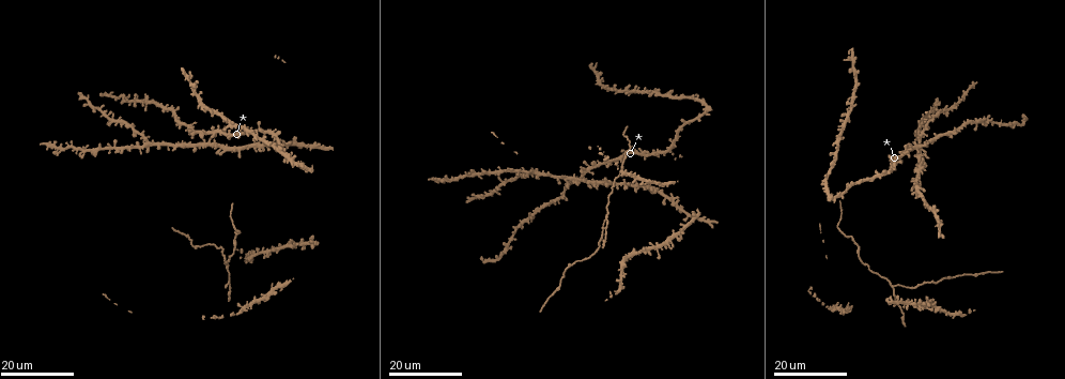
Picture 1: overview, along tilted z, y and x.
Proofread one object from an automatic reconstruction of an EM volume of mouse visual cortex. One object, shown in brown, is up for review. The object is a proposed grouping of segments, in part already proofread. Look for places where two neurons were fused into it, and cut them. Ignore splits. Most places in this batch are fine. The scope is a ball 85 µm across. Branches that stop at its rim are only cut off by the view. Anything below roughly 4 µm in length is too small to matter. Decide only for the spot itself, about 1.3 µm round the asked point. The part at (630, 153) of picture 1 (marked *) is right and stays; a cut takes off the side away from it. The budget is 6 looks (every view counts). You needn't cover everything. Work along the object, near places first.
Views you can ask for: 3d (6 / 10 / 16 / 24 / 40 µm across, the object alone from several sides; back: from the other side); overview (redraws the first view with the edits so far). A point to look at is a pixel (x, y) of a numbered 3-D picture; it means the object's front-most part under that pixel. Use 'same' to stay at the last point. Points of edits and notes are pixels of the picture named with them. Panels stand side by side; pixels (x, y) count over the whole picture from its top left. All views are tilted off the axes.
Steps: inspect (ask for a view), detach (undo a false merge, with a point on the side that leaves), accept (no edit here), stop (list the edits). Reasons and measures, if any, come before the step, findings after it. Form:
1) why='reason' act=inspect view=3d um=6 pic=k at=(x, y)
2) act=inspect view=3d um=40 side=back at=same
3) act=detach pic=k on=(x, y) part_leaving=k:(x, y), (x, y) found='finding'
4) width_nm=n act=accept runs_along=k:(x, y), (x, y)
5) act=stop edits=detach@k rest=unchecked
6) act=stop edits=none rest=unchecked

why='a fork' act=inspect view=3d um=24 pic=1 at=(260, 129)

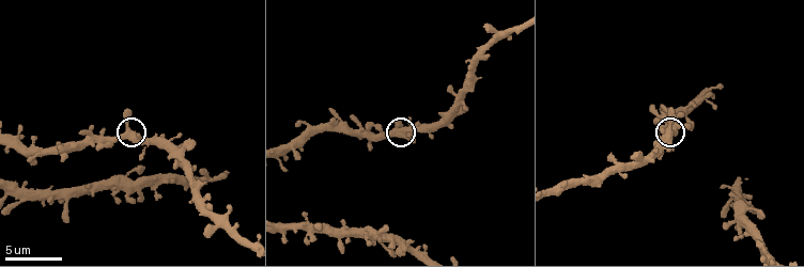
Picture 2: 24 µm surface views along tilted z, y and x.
act=inspect view=3d um=6 pic=2 at=(128, 128)

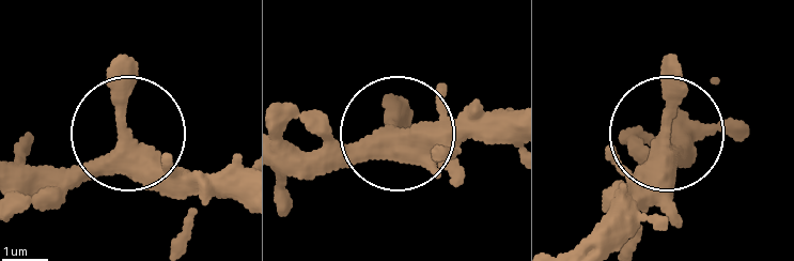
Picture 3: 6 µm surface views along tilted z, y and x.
side_arm_um=21 arms=3 act=accept found='all the same neuron'

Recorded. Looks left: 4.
why='four arms meet' act=inspect view=3d um=10 pic=2 at=(502, 32)

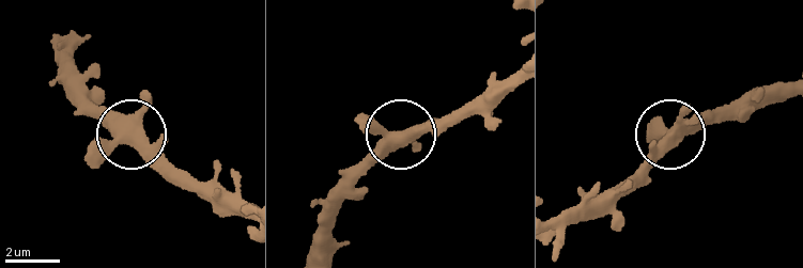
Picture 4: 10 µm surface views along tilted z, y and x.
act=accept found='one neuron here'

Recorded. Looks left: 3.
why='arms part here' act=inspect view=3d um=24 pic=1 at=(890, 287)

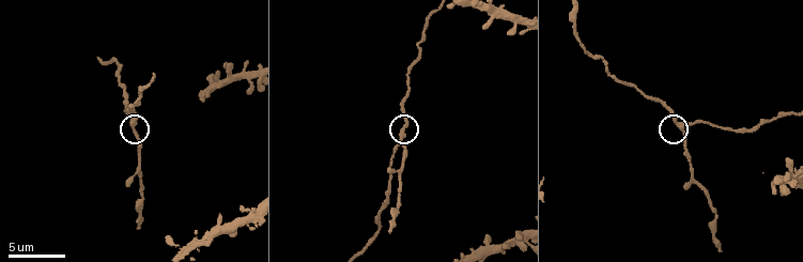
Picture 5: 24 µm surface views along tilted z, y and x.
act=inspect view=3d um=10 pic=5 at=(399, 134)

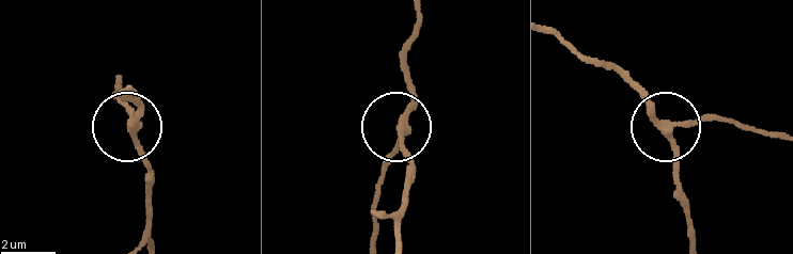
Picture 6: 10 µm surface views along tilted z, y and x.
arms=3 act=accept runs_along=6:(553, 30), (616, 70), (642, 98), (672, 147), (683, 207) found='one neuron here'

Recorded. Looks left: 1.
act=stop edits=none rest=unchecked

